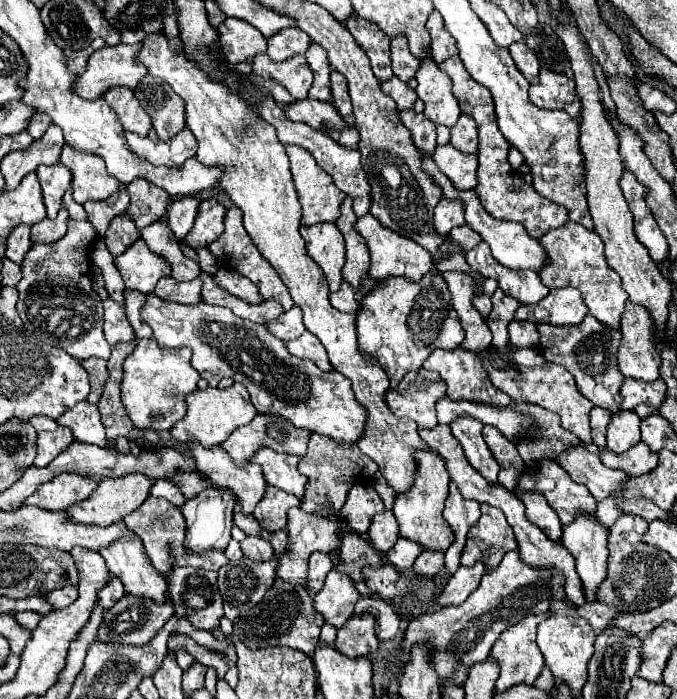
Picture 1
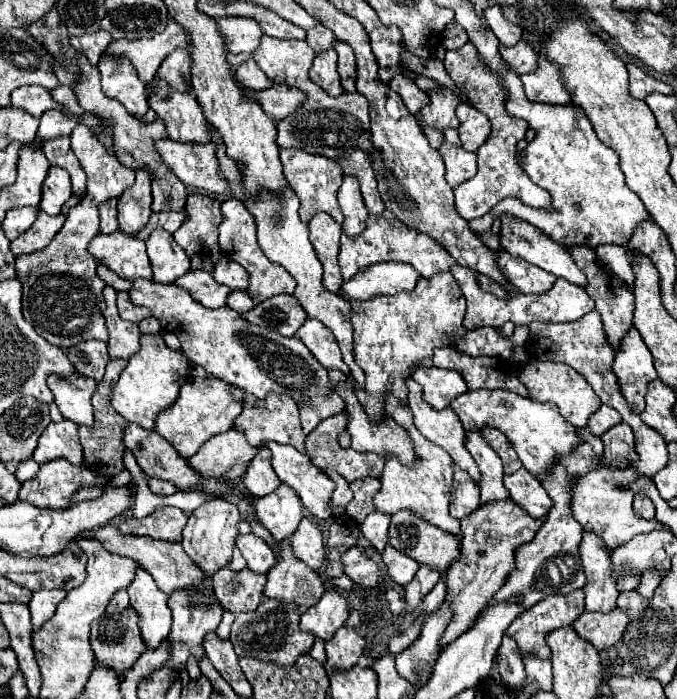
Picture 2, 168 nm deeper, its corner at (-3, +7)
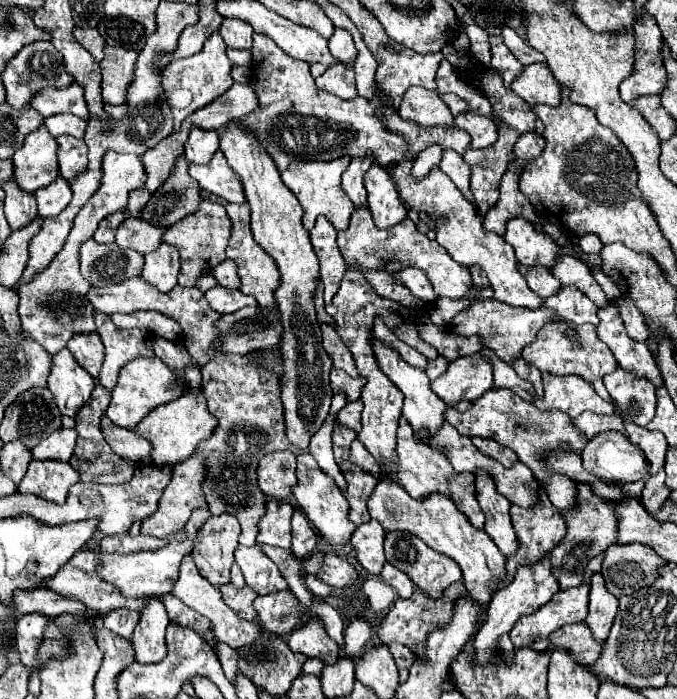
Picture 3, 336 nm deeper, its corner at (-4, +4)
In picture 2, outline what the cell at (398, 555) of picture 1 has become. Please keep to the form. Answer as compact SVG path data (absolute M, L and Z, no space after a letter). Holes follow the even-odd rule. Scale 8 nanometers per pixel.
M387 544L387 548L383 550L383 562L385 562L387 568L389 568L389 576L391 576L397 584L401 584L401 586L409 584L409 582L413 580L415 572L417 572L417 568L419 568L417 562L409 560L409 556L401 556L401 552L397 552L397 550L395 550L393 546L389 546L389 544Z

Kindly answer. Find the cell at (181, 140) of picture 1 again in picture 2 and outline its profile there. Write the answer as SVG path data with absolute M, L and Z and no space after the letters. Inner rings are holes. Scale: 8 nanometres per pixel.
M169 138L155 142L155 150L175 176L195 188L209 190L213 194L225 194L227 182L217 172L215 144L181 144Z

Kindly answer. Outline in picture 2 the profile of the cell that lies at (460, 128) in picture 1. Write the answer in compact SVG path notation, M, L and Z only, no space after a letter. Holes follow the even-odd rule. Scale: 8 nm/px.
M461 102L457 106L457 118L461 120L459 124L461 146L467 148L469 152L477 152L477 148L487 140L491 132L491 122L467 102Z

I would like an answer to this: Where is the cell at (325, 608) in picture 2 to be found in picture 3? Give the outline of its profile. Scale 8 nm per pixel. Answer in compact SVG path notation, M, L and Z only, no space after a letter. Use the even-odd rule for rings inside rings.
M314 617L312 621L308 621L300 629L296 629L288 637L288 645L294 653L302 653L306 657L320 659L328 665L336 663L336 659L340 657L338 645L328 637L328 633L318 617Z

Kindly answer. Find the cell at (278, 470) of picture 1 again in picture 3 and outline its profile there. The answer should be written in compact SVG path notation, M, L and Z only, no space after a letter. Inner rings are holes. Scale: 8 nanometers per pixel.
M310 469L298 471L298 485L294 485L292 493L294 493L298 507L306 513L308 521L322 535L322 539L326 539L330 545L346 545L350 541L350 535L354 533L356 525L350 523L348 519L350 505L332 477L328 477L322 471L310 471Z

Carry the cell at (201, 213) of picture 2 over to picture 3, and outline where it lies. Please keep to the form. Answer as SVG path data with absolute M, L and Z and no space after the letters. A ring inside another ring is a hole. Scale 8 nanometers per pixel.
M202 201L198 211L192 213L190 217L184 217L182 221L170 225L166 233L162 235L162 241L168 245L178 247L180 251L180 275L178 275L178 285L180 287L194 287L196 279L222 263L226 259L226 245L228 237L232 231L232 221L224 209L224 205L212 203L212 201Z

